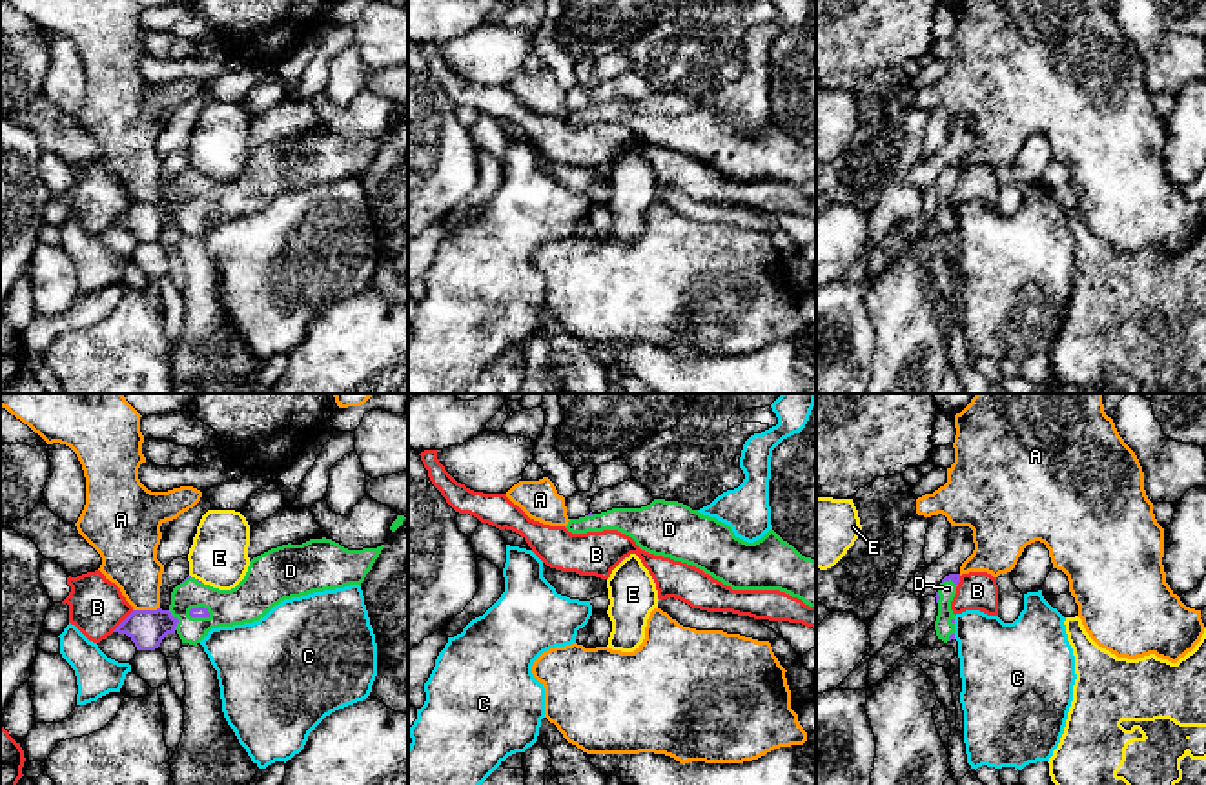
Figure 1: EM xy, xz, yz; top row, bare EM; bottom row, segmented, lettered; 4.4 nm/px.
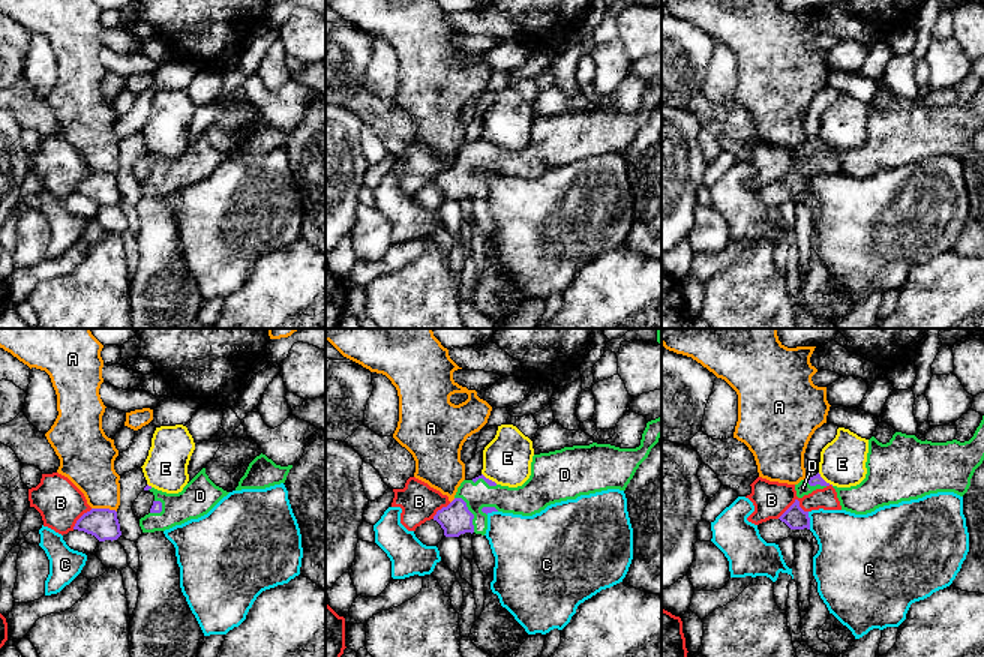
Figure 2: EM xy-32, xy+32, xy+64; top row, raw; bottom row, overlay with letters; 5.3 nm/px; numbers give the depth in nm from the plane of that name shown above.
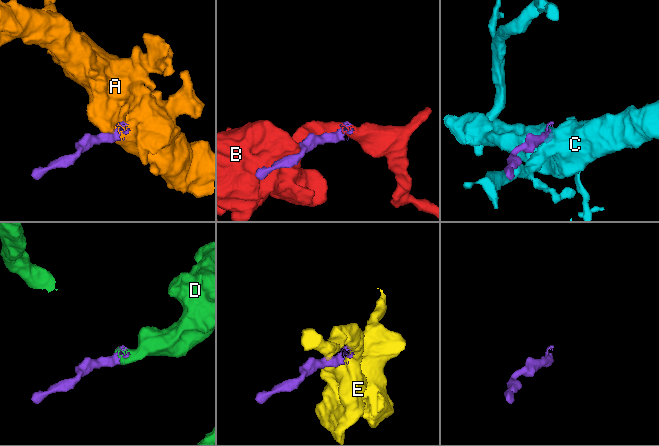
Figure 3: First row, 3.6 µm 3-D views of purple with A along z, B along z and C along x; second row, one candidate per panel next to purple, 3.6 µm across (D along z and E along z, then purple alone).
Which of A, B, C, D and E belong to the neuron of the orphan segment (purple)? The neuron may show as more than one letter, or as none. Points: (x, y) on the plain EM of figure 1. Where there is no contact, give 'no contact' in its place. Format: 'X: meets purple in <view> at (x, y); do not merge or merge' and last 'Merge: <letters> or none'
A: meets purple in xy at (146, 203); do not merge
B: meets purple in xy at (124, 212); do not merge
C: meets purple in yz at (953, 228); do not merge
D: meets purple in xy at (177, 212); merge
E: meets purple in xy at (201, 173); do not merge
Merge: D

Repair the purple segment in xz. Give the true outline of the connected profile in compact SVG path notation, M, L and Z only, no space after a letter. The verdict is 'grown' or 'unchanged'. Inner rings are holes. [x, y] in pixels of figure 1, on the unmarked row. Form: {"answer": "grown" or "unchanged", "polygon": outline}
{"answer": "grown", "polygon": "M654 91L641 100L612 100L570 111L565 118L572 126L618 122L654 148L670 149L692 157L732 182L780 182L816 199L816 153L802 148L774 122L761 131L747 135L734 127L732 120L716 109L709 109L678 93Z"}

